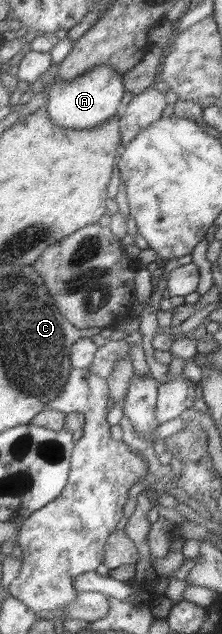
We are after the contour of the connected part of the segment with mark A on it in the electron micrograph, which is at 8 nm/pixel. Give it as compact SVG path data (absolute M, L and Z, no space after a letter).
M98 65L86 71L84 75L76 77L74 81L62 81L57 78L50 87L46 102L53 123L68 129L92 129L121 115L120 101L127 91L124 75L118 73L112 65Z

